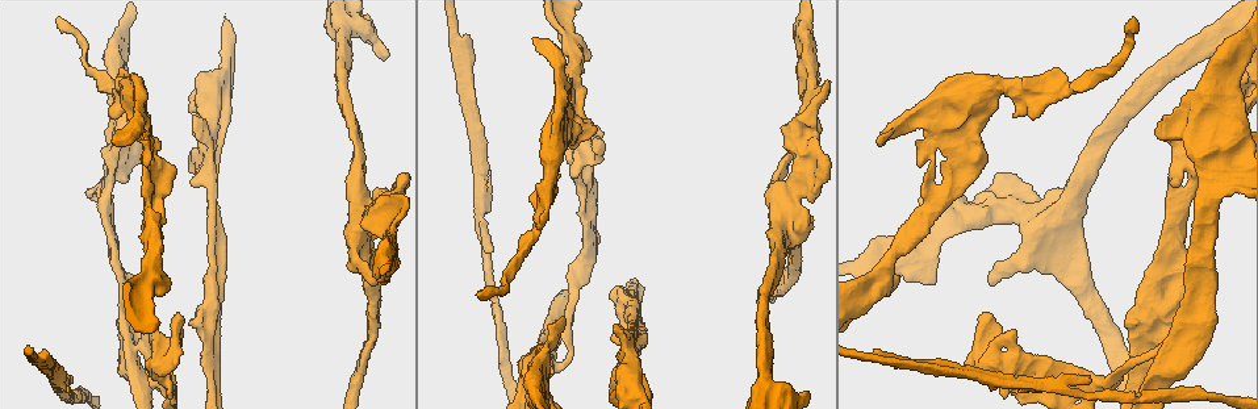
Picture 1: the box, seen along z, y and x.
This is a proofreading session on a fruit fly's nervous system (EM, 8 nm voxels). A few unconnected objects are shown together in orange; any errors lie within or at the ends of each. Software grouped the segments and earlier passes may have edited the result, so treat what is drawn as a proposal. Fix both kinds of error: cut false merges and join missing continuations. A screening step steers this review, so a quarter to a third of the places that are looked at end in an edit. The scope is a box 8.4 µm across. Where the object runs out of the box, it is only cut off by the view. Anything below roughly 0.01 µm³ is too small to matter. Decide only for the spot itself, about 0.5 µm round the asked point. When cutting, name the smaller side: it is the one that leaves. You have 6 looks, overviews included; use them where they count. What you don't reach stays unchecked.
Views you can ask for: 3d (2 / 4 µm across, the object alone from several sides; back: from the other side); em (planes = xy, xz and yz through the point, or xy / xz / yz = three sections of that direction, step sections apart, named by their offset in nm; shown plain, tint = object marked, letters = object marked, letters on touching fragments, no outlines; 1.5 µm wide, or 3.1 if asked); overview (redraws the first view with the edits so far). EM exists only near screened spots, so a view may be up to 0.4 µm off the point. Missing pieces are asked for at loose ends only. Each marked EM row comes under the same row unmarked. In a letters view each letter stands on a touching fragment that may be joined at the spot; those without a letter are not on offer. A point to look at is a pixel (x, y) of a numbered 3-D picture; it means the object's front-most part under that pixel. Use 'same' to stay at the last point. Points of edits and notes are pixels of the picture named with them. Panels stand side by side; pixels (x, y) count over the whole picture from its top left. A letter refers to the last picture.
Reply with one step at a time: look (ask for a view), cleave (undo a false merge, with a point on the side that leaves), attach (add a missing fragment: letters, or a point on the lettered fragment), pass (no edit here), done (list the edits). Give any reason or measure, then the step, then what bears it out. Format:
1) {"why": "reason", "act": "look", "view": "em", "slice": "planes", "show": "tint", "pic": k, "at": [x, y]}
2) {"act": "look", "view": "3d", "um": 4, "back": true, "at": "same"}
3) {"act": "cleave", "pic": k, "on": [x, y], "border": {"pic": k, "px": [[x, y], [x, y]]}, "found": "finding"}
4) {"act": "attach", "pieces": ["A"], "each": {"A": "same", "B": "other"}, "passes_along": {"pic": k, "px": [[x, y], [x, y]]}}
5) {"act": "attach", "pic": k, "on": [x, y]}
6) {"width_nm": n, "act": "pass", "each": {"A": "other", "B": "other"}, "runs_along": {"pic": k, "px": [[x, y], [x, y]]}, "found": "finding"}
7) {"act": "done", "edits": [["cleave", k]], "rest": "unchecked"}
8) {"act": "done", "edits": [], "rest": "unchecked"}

{"why": "looks like a crossing", "act": "look", "view": "em", "slice": "planes", "show": "letters", "pic": 1, "at": [920, 245]}

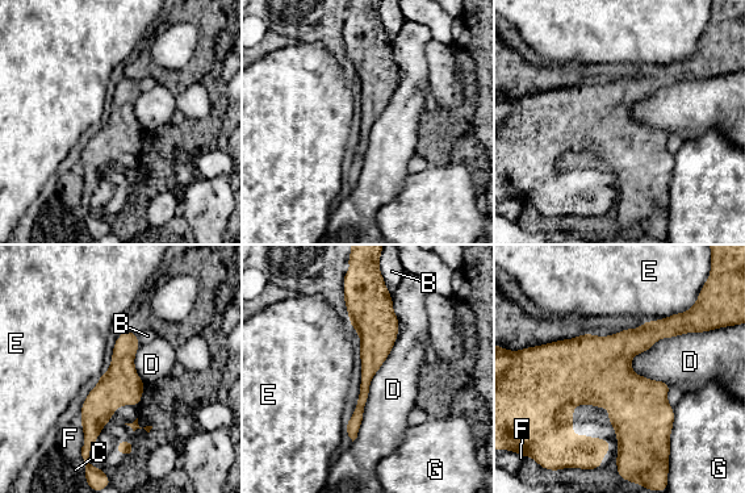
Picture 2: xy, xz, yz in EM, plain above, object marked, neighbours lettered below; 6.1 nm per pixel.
{"width_nm": 190, "longest_contact_nm": ["D", 500], "act": "pass", "each": {"B": "other", "C": "other", "D": "other", "E": "other", "F": "other", "G": "other"}, "found": "one neuron here"}

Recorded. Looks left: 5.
{"why": "free end", "act": "look", "view": "3d", "um": 4, "pic": 1, "at": [179, 362]}

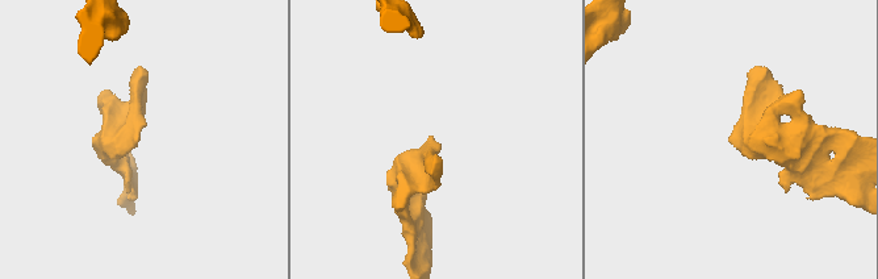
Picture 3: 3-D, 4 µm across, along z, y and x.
{"act": "look", "view": "em", "slice": "planes", "show": "tint", "pic": 3, "at": [731, 138]}

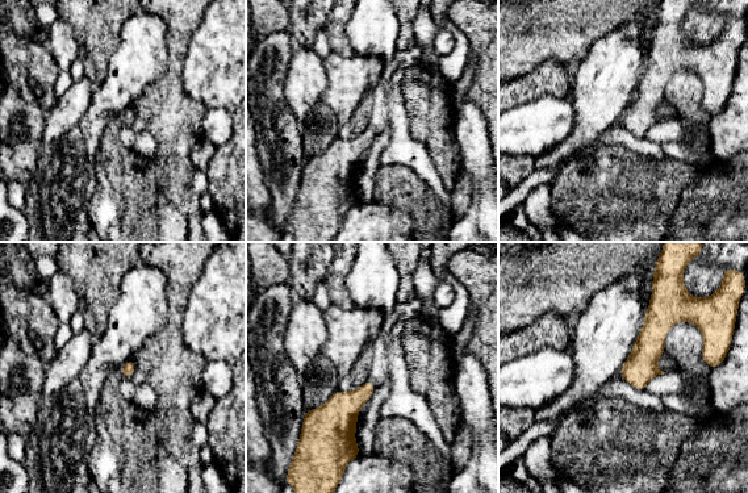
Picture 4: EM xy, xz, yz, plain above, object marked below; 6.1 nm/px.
{"act": "look", "view": "em", "slice": "planes", "show": "letters", "at": "same"}

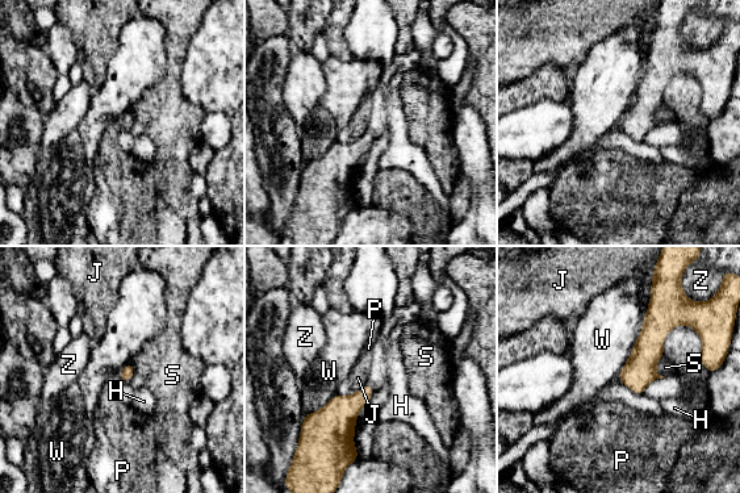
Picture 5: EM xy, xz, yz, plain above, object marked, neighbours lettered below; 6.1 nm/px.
{"longest_contact_nm": ["W", 400], "act": "pass", "each": {"H": "other", "J": "other", "P": "other", "S": "other", "W": "other", "Z": "other"}, "found": "no lettered fragment goes on from it"}

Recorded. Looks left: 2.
{"why": "sudden change in width", "act": "look", "view": "3d", "um": 2, "pic": 1, "at": [1175, 110]}

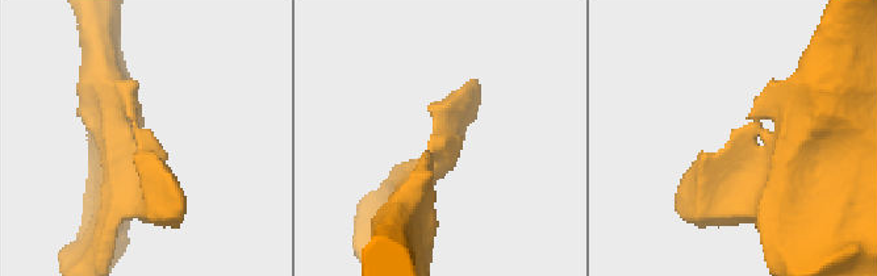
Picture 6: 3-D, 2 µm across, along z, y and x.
{"act": "look", "view": "em", "slice": "planes", "show": "letters", "pic": 6, "at": [145, 142]}

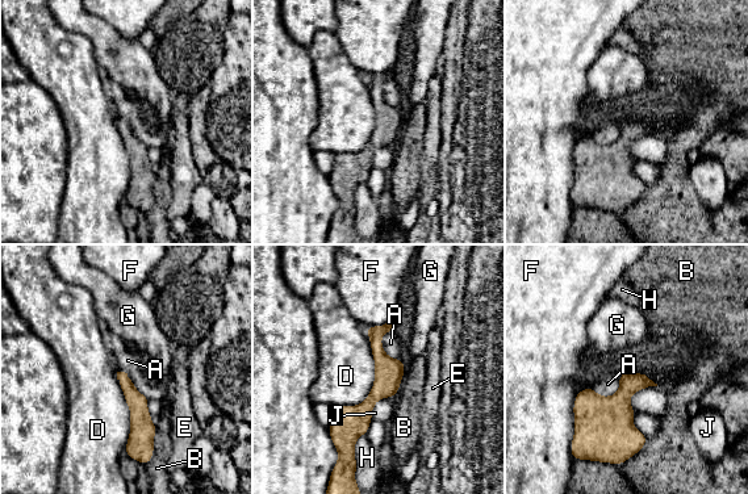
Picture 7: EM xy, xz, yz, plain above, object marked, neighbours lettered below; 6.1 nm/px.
{"width_nm": 80, "act": "pass", "each": {"A": "other", "B": "other", "D": "other", "E": "other", "F": "other", "G": "other", "H": "other", "J": "other"}, "border": {"pic": 7, "px": [[370, 338], [371, 392], [335, 407]]}, "found": "continuous, no second neuron"}

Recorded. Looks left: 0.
{"act": "done", "edits": [], "rest": "unchecked"}

